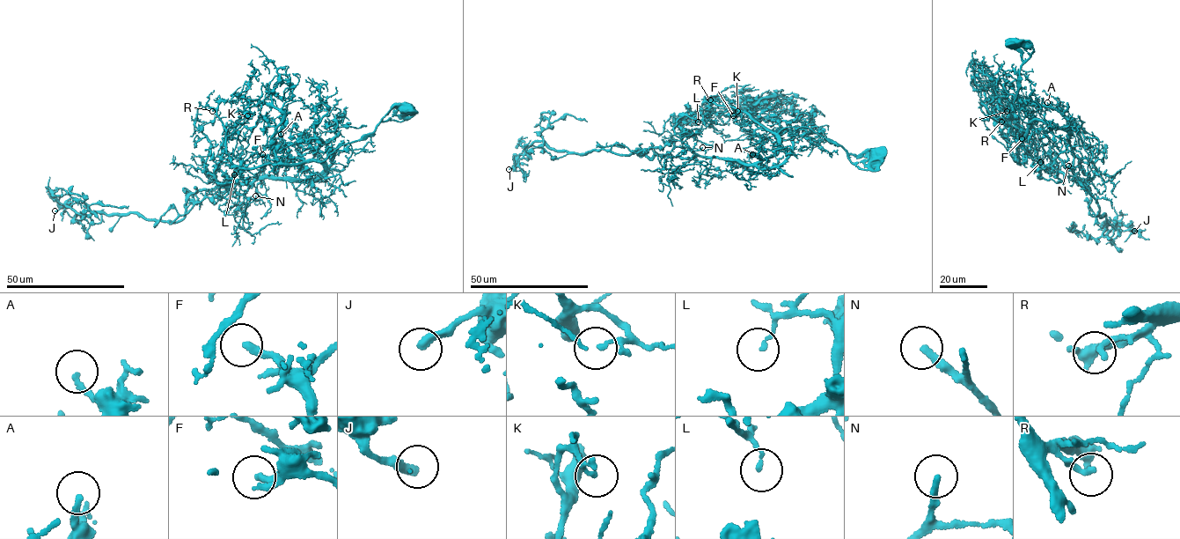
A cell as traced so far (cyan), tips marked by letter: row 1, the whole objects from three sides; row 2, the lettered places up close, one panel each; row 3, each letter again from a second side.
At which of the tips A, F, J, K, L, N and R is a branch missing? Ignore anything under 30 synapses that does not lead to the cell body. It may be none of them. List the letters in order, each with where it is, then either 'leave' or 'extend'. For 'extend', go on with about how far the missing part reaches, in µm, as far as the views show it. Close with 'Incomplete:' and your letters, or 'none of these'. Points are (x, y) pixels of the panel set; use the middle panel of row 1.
A: place (752, 154); leave
F: place (733, 115); leave
J: place (509, 169); leave
K: place (737, 111); leave
L: place (698, 121); leave
N: place (702, 147); extend; missing 15 µm
R: place (710, 99); leave
Incomplete: N

